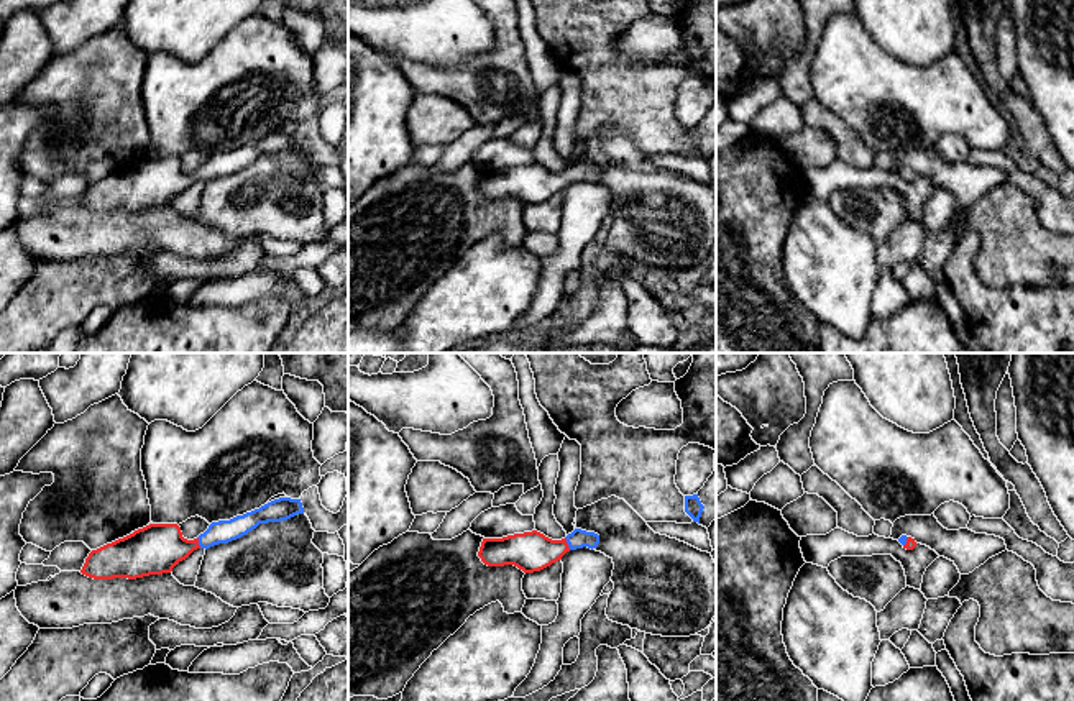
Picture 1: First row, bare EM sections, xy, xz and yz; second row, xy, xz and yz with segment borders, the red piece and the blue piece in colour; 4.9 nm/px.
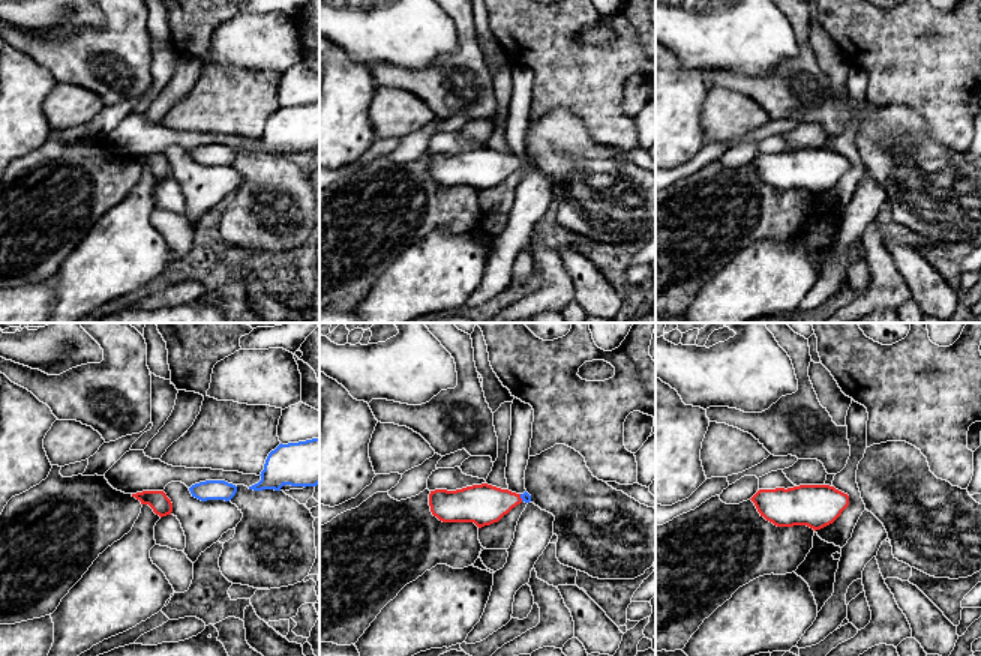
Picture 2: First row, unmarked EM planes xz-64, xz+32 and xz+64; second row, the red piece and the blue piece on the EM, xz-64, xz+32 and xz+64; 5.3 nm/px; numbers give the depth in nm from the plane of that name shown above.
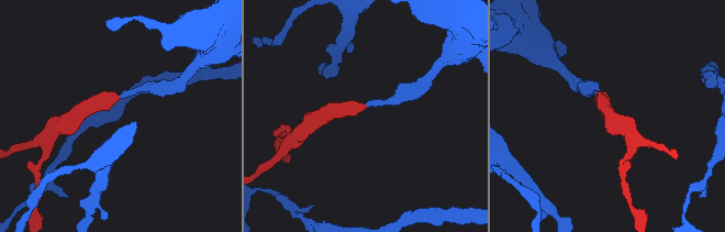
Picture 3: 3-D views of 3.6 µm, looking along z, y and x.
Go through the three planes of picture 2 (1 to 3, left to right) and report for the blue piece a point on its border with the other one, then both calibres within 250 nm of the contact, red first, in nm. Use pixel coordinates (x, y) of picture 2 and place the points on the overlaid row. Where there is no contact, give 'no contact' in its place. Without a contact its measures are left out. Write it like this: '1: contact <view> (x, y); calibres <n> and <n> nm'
1: no contact
2: contact xz+32 (519, 497); calibres 220 and 50 nm
3: no contact

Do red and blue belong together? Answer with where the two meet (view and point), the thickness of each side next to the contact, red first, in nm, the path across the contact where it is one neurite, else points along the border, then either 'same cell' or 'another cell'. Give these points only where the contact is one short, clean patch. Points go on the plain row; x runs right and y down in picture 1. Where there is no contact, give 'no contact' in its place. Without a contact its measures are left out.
xz (567, 176) | 190/90 nm | across xz (531, 184), (554, 183), (567, 176), (578, 171) | same cell

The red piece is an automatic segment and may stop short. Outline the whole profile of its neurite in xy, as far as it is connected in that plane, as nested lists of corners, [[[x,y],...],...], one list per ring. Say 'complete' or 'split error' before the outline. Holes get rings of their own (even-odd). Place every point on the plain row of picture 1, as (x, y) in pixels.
split error; [[[279,130],[230,153],[212,154],[194,172],[184,171],[177,156],[149,156],[92,182],[80,205],[94,212],[136,212],[171,205],[179,194],[197,181],[207,182],[218,176],[228,176],[246,167],[259,156],[287,153],[297,146],[304,146],[301,131]]]

